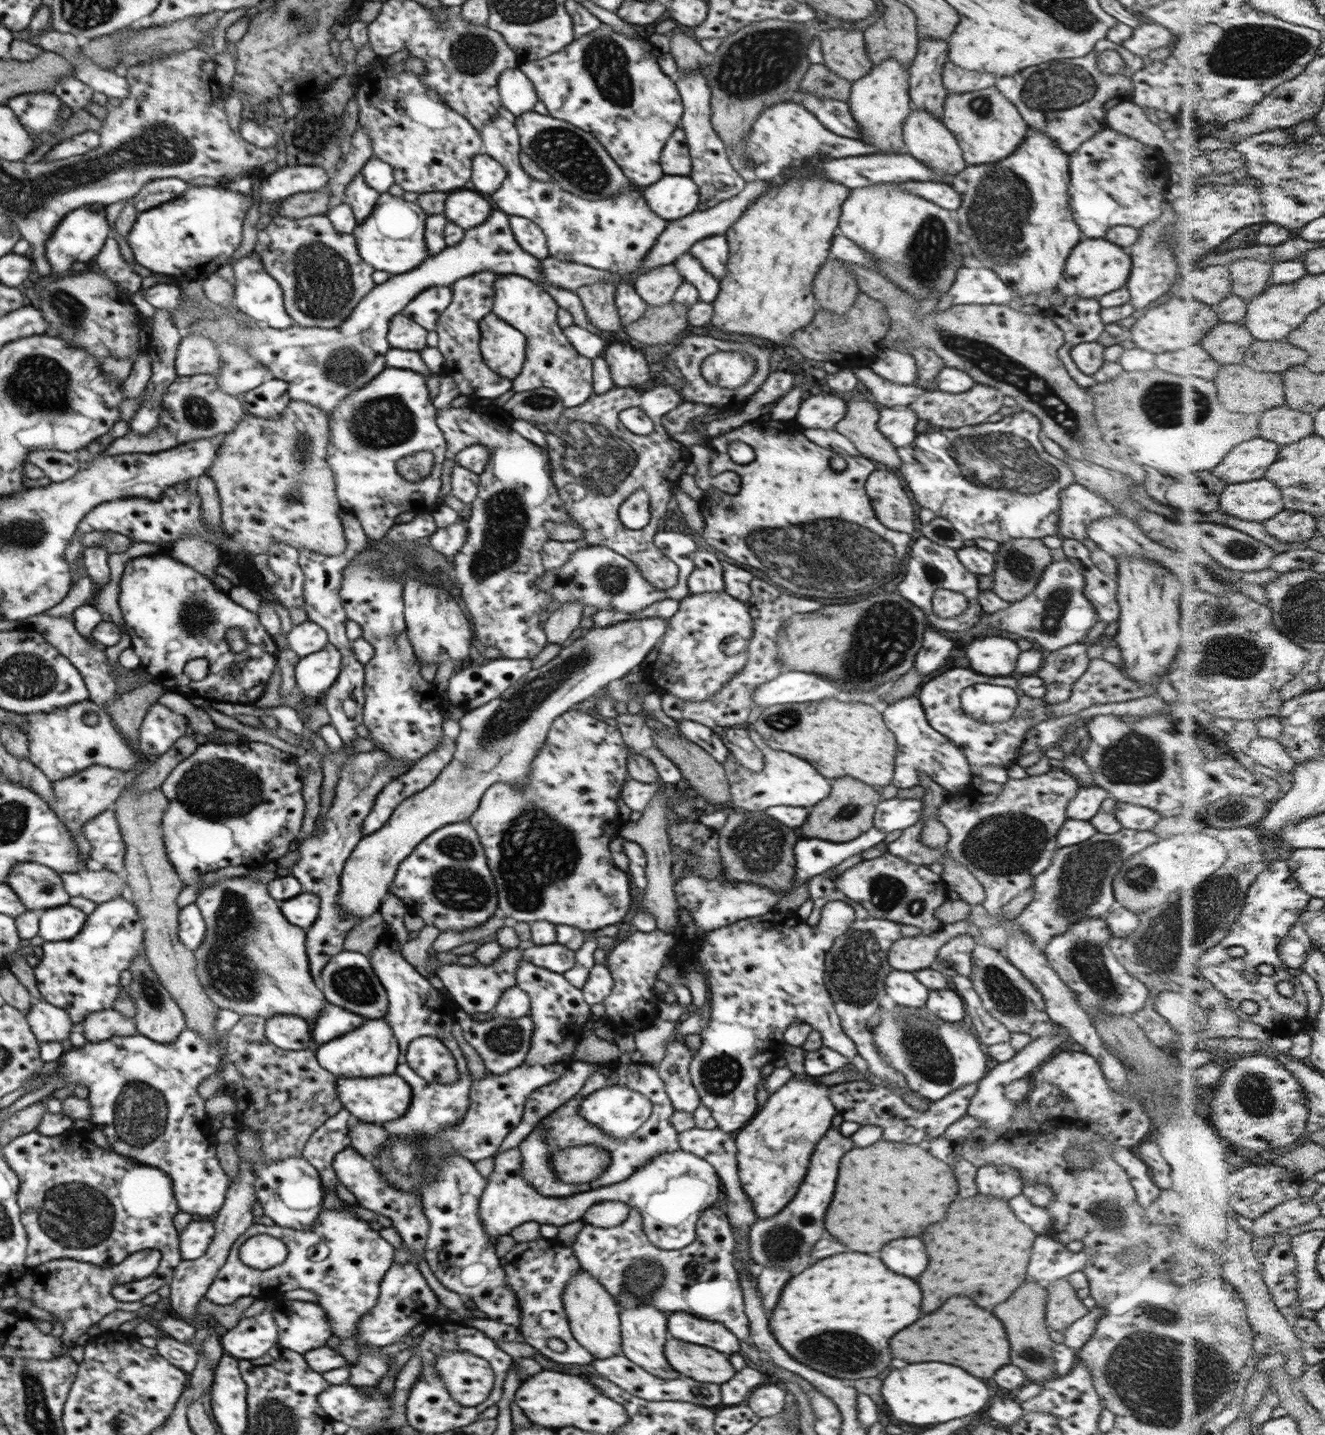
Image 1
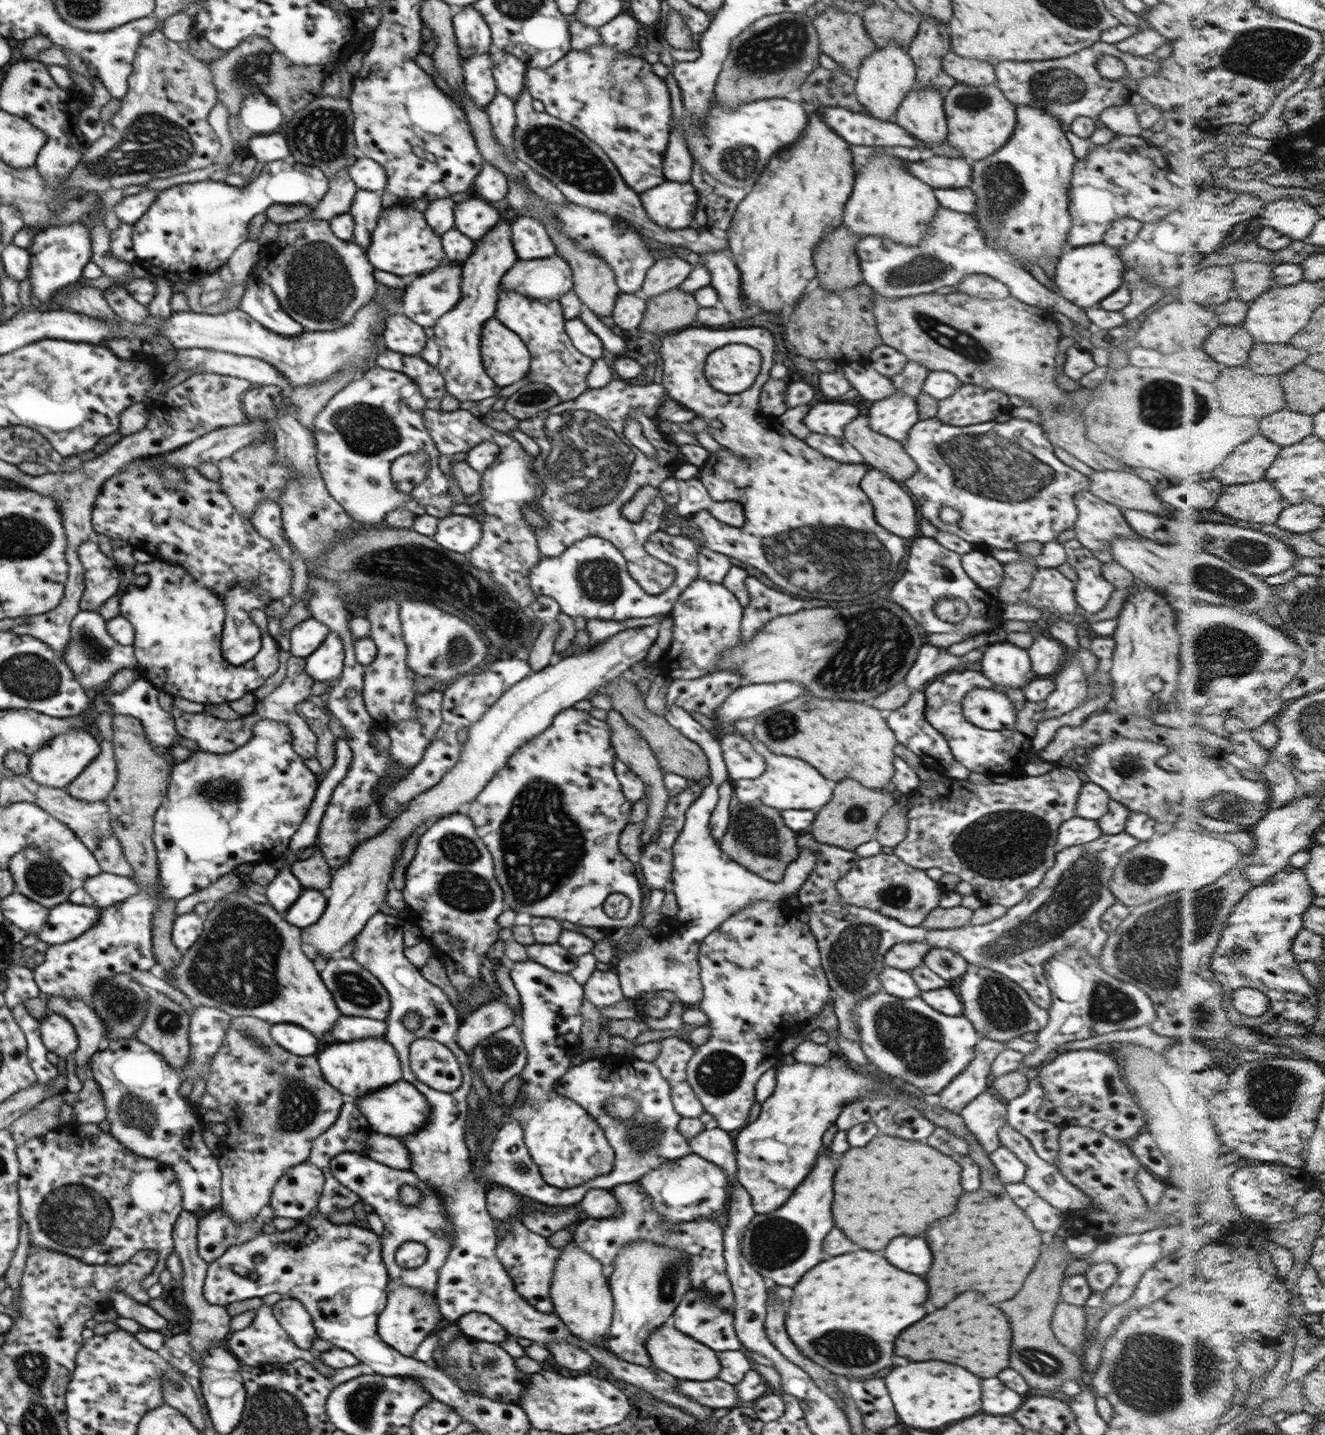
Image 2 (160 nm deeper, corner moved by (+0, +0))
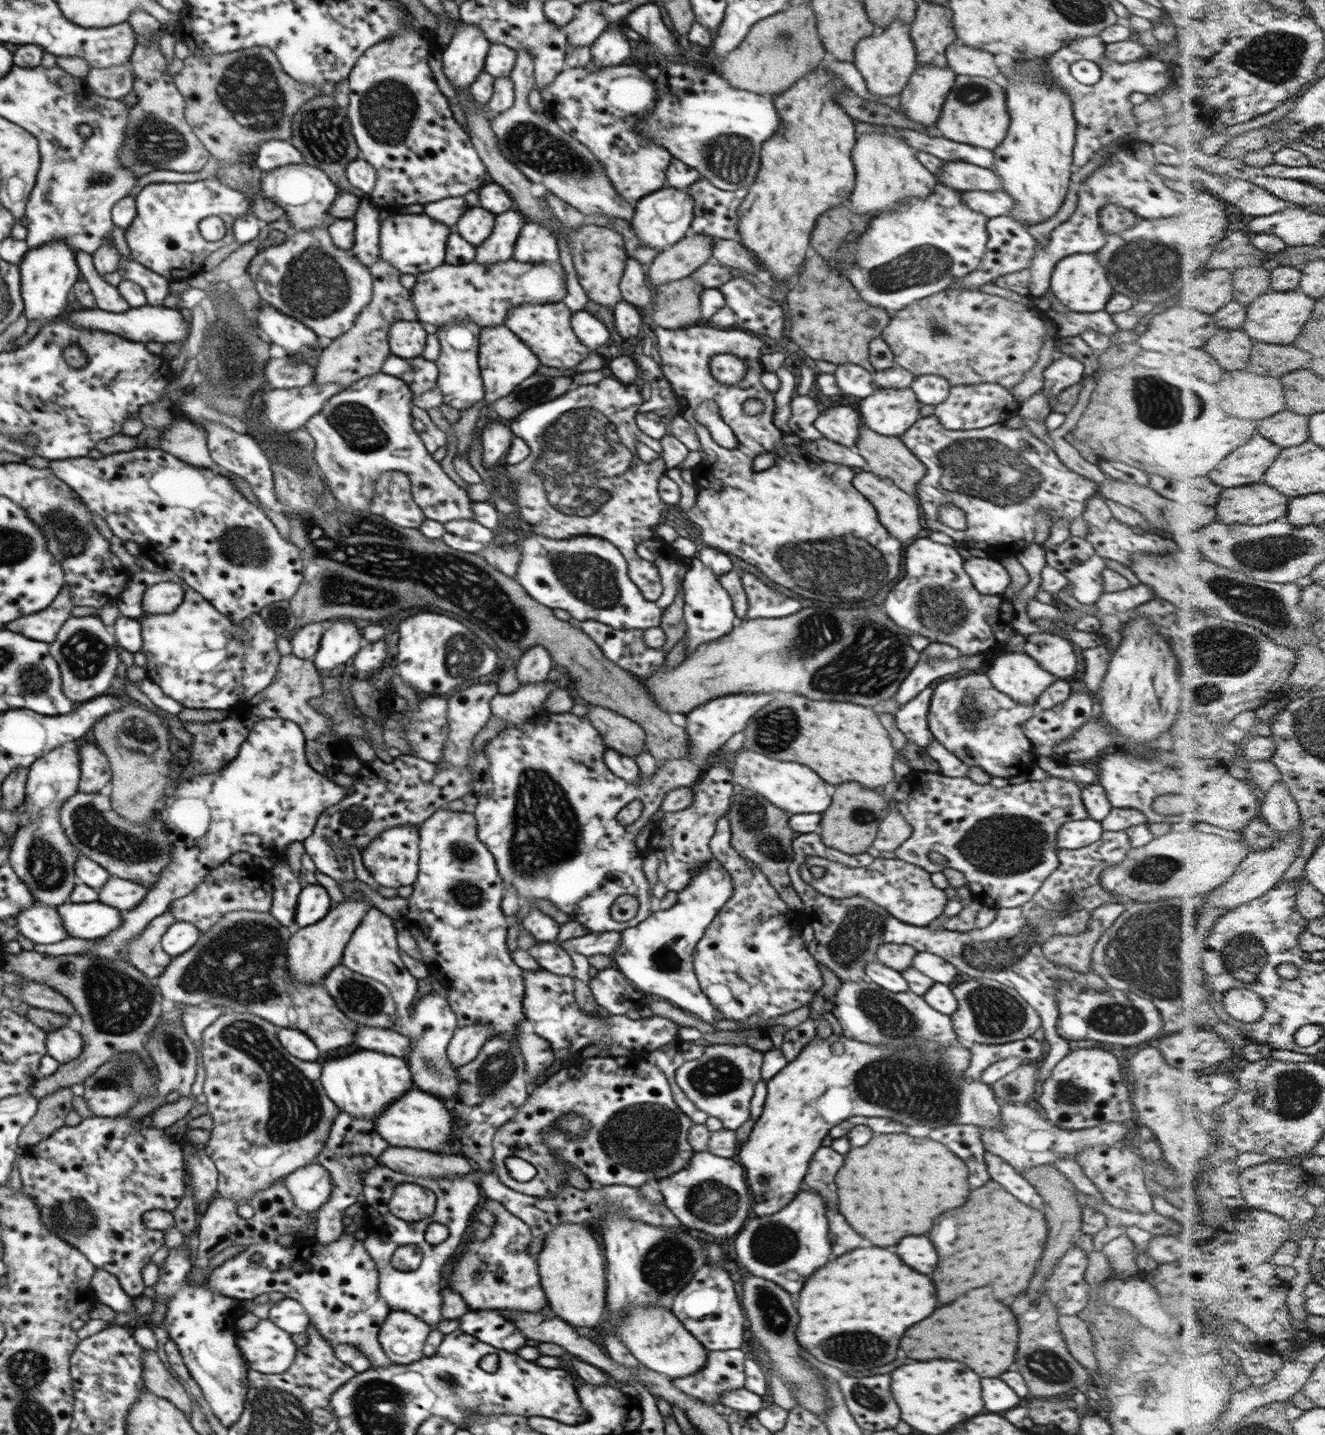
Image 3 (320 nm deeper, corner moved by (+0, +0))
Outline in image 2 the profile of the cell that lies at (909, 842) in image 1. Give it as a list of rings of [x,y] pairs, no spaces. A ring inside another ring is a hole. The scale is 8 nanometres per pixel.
[[[1058,765],[1054,766],[1050,771],[1038,776],[1011,776],[1008,781],[1004,783],[991,782],[988,784],[980,784],[967,781],[967,779],[957,780],[945,777],[942,783],[936,781],[928,785],[919,780],[918,785],[912,791],[908,792],[908,795],[912,798],[912,805],[905,814],[907,819],[907,832],[905,838],[902,838],[901,842],[898,842],[892,848],[893,855],[906,865],[918,868],[919,870],[925,871],[927,868],[940,868],[944,873],[955,874],[960,881],[970,884],[973,894],[979,899],[981,905],[999,904],[1005,907],[1005,909],[1010,908],[1017,904],[1017,902],[1021,902],[1027,893],[1041,883],[1044,872],[1050,869],[1054,863],[1054,854],[1057,849],[1055,840],[1059,825],[1076,816],[1074,808],[1081,786],[1082,784],[1079,782],[1079,778],[1075,776],[1073,770]]]

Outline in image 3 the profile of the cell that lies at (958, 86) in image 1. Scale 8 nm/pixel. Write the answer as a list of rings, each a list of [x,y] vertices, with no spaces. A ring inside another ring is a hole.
[[[955,41],[945,50],[946,67],[956,75],[978,76],[990,79],[1000,72],[993,62],[993,56]]]

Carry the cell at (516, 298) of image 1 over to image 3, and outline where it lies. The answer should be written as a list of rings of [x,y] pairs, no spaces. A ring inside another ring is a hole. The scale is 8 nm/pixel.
[[[561,302],[519,304],[505,312],[503,324],[538,358],[538,362],[549,368],[574,368],[589,352],[570,327],[572,312]]]

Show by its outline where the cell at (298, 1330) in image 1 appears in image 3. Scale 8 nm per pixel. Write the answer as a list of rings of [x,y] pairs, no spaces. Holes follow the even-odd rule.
[[[287,1297],[272,1303],[268,1308],[267,1320],[290,1335],[304,1332],[307,1325],[310,1324],[302,1306],[297,1301]]]

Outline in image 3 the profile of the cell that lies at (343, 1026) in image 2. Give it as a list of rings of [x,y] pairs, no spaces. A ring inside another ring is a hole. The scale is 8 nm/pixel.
[[[357,1026],[354,1042],[365,1050],[375,1050],[389,1056],[404,1058],[410,1050],[410,1038],[393,1029]]]

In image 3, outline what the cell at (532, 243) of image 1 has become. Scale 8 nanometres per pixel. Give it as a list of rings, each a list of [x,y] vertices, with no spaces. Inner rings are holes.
[[[525,223],[513,245],[512,259],[537,264],[558,260],[556,239],[550,230],[537,223]]]

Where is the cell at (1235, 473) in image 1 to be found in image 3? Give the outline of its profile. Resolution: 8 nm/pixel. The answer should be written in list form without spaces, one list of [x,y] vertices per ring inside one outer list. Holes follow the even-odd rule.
[[[1259,432],[1248,444],[1225,458],[1217,470],[1213,470],[1212,482],[1225,489],[1262,483],[1283,450],[1283,447],[1269,441]]]

